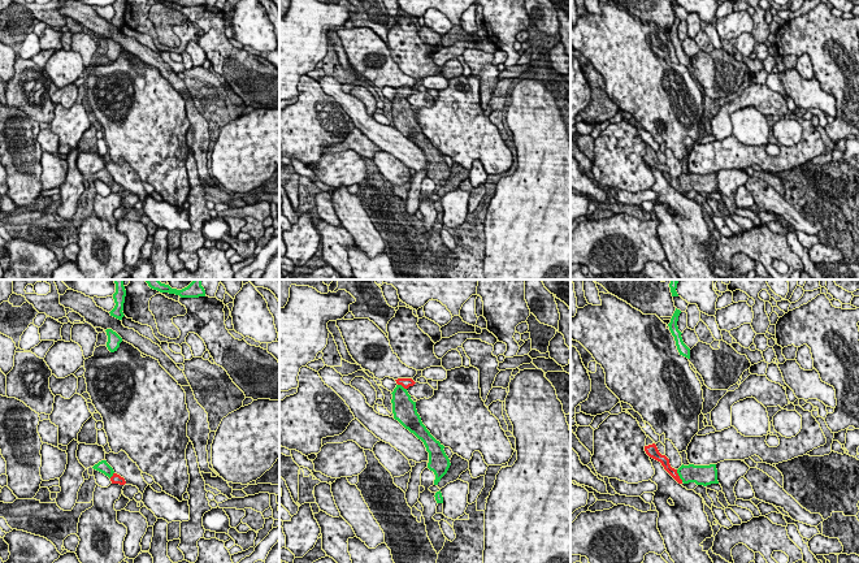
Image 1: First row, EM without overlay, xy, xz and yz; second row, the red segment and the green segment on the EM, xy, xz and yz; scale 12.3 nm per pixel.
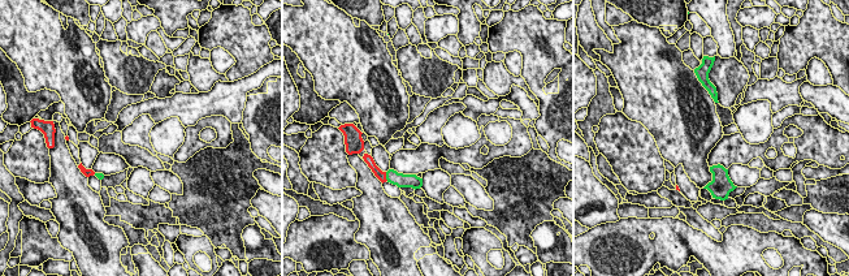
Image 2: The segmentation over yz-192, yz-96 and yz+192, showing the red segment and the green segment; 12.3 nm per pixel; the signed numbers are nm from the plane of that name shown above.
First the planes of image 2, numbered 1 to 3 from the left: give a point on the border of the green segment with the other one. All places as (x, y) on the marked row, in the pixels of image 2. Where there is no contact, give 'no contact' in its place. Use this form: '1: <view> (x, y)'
1: no contact
2: yz-96 (385, 176)
3: no contact

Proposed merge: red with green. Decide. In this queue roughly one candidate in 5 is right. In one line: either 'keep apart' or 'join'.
join

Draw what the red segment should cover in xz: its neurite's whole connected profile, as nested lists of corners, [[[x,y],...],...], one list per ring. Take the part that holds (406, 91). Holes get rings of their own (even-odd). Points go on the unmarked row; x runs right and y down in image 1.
[[[398,87],[395,90],[398,94],[391,101],[394,127],[424,151],[426,160],[429,161],[428,177],[434,181],[434,194],[438,194],[451,174],[450,168],[443,159],[444,155],[437,150],[422,133],[416,118],[416,111],[411,108],[411,104],[407,100],[407,98],[416,91],[412,87]]]

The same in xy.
[[[107,169],[99,170],[92,177],[101,181],[101,182],[104,182],[105,185],[108,185],[110,187],[112,192],[120,192],[120,194],[126,192],[125,187],[121,186],[120,183],[117,183],[113,179],[113,177],[107,172]]]

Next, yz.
[[[655,152],[645,155],[646,163],[660,170],[664,178],[678,191],[689,192],[695,191],[697,194],[711,194],[719,192],[717,190],[717,178],[716,173],[710,174],[681,174],[678,178],[674,178],[669,173],[669,168],[665,164],[661,164]]]

